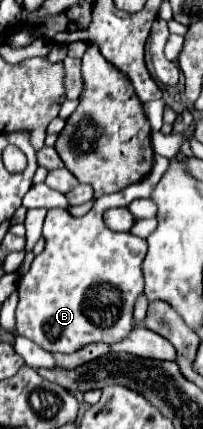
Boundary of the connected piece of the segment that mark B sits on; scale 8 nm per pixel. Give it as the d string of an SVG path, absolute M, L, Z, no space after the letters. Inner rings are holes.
M156 155L156 165L148 177L120 193L98 198L82 217L74 217L64 209L48 211L42 229L44 251L18 283L16 331L22 337L32 339L46 351L60 353L74 353L96 341L114 345L126 339L132 331L134 303L144 289L142 259L146 255L146 239L128 231L110 231L102 217L106 209L127 207L136 198L149 198L164 169L168 169L168 159Z

